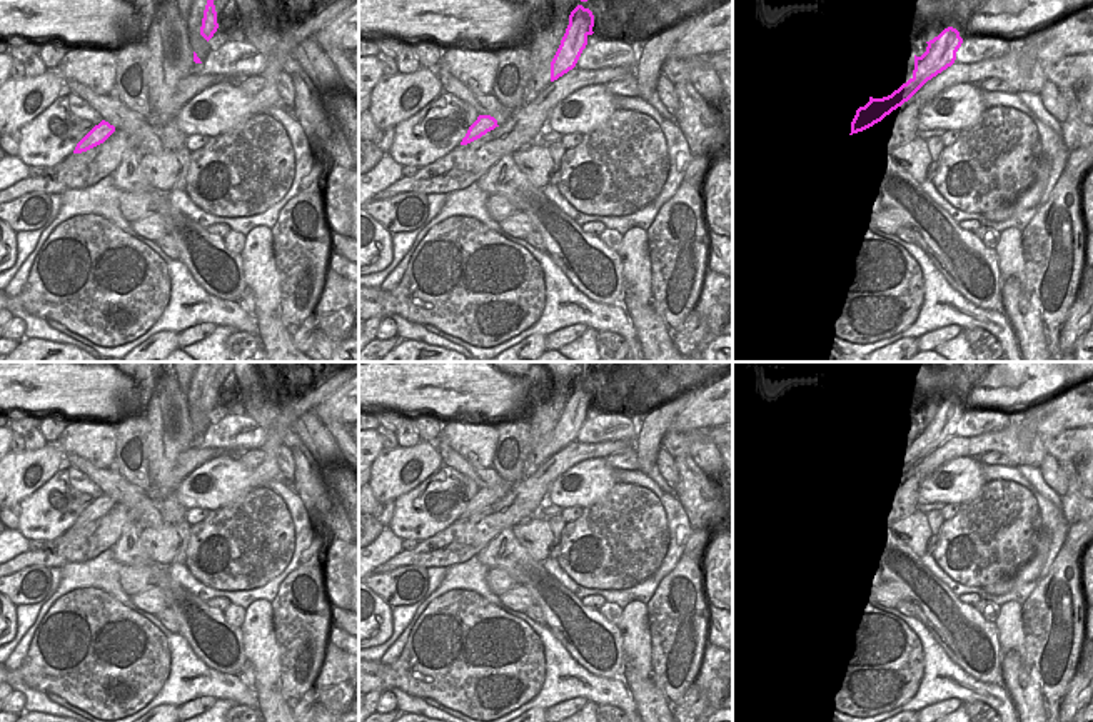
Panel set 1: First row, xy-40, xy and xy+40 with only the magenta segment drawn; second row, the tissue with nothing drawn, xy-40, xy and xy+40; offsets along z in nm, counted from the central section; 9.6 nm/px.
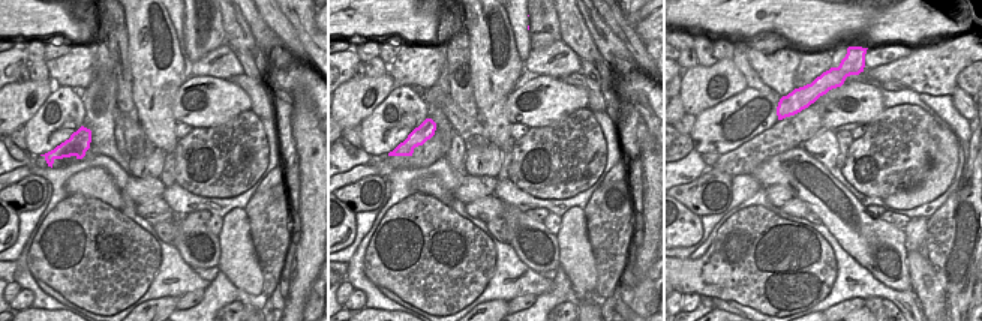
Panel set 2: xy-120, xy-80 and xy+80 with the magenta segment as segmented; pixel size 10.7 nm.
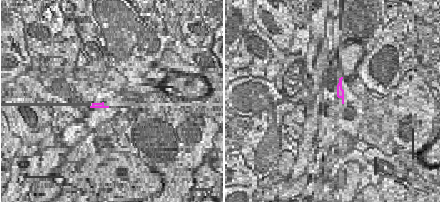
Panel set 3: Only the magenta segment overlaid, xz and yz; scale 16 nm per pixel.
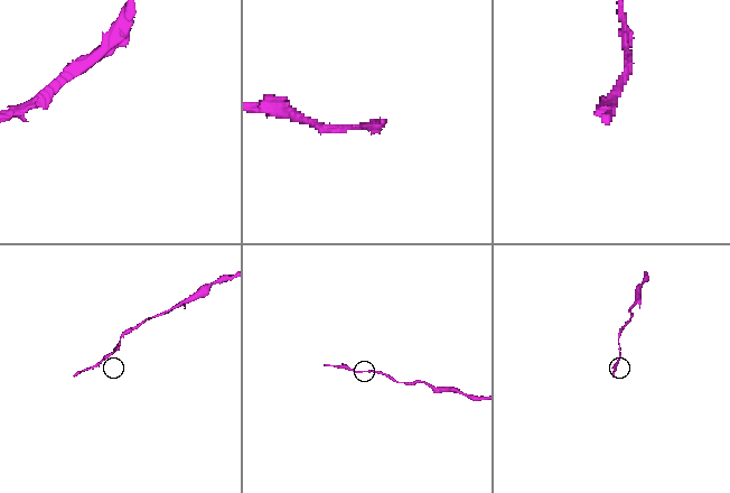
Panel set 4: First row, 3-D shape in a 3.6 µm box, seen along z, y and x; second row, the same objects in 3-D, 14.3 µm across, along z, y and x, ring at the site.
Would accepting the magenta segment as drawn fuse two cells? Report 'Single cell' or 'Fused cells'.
Single cell

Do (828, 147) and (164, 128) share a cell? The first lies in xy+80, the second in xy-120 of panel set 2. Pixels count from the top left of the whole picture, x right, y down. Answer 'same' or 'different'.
different

